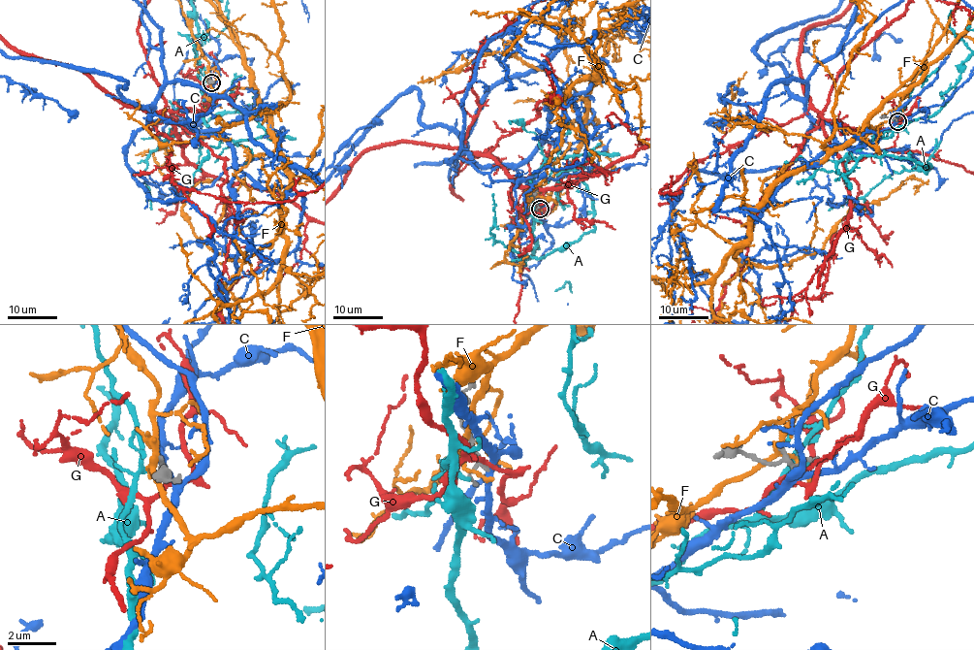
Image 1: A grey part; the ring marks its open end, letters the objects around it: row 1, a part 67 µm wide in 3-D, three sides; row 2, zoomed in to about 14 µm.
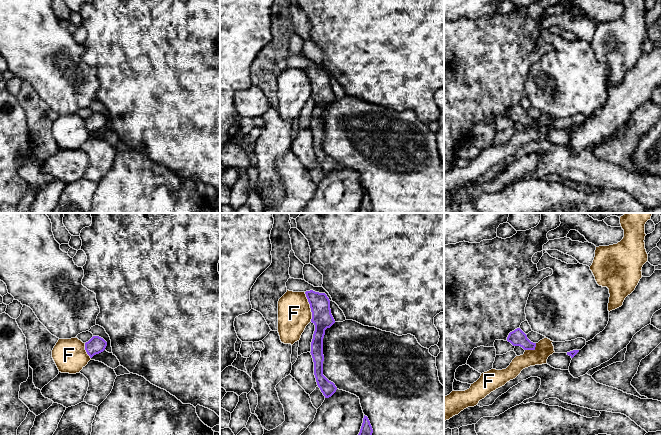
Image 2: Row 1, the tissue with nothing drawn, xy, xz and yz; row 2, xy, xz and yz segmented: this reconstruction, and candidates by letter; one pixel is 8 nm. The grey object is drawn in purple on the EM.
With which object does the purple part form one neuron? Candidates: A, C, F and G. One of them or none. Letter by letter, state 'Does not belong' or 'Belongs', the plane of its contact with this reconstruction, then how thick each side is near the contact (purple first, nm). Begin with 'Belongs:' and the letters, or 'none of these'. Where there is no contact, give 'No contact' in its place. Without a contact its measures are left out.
Belongs: none of these
A: Does not belong. No contact
C: Does not belong. No contact
F: Does not belong. Touches purple in xz. Thickness 160 nm (purple) against 280 nm
G: Does not belong. No contact

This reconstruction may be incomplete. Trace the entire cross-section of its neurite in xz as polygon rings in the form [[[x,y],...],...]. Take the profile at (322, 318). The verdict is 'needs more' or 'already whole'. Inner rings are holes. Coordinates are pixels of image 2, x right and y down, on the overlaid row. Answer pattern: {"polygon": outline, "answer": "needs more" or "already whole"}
{"polygon": [[[310,290],[305,294],[312,312],[311,322],[315,325],[310,352],[314,362],[314,375],[321,392],[325,398],[329,398],[336,392],[337,387],[323,375],[323,338],[325,330],[330,328],[335,320],[331,314],[330,300],[325,293]]], "answer": "already whole"}

